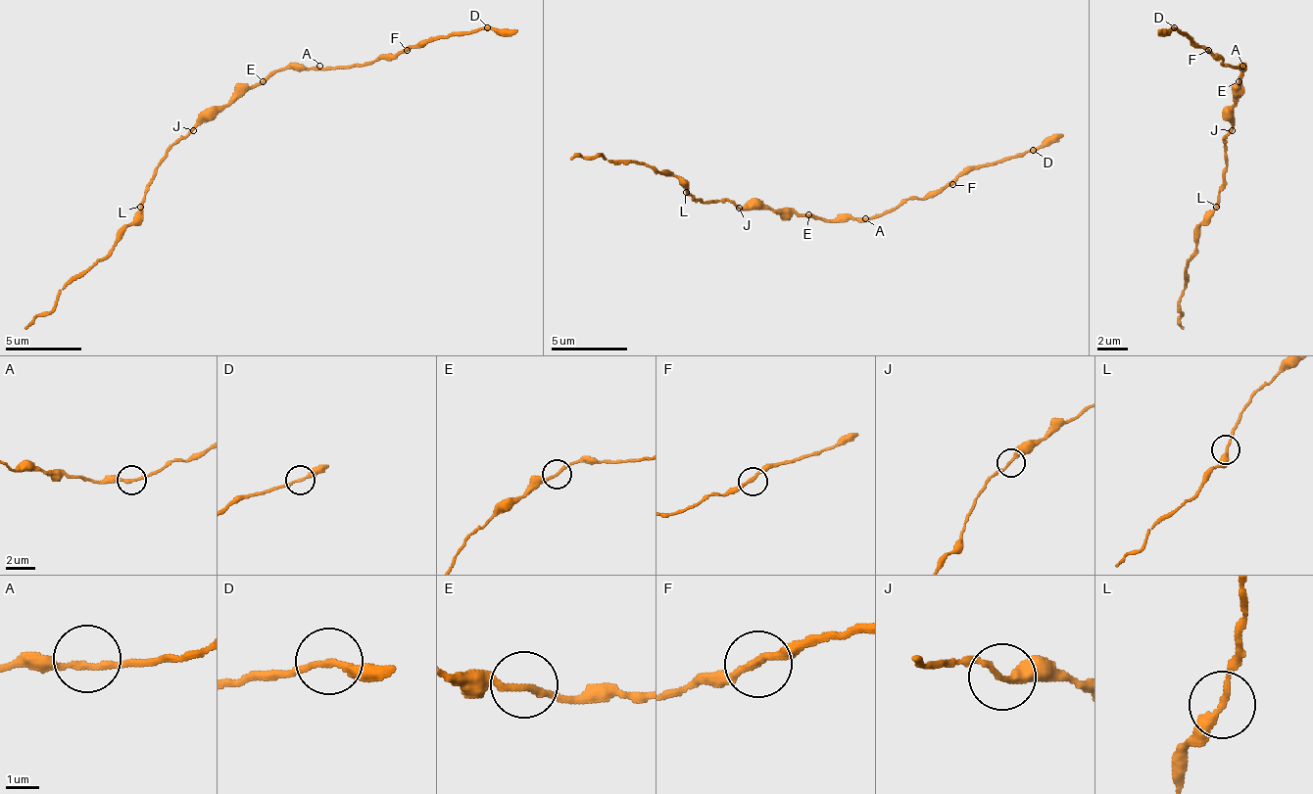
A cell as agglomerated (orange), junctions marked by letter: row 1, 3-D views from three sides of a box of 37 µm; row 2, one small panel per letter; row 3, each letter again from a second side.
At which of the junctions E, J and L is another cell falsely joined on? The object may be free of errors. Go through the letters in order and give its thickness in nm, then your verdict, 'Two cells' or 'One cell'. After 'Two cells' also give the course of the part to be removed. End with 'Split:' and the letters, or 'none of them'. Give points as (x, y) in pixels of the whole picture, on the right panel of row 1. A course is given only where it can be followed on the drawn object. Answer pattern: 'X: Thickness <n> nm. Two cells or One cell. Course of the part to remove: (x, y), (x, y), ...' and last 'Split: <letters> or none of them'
E: Thickness 200 nm. One cell
J: Thickness 190 nm. One cell
L: Thickness 280 nm. One cell
Split: none of them

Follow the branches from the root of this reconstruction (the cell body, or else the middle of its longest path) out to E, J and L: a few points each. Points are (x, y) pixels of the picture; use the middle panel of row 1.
E: (777, 208), (789, 208), (797, 215), (807, 215)
J: (777, 208), (739, 208)
L: (777, 208), (735, 208), (727, 200), (693, 200), (686, 192)

